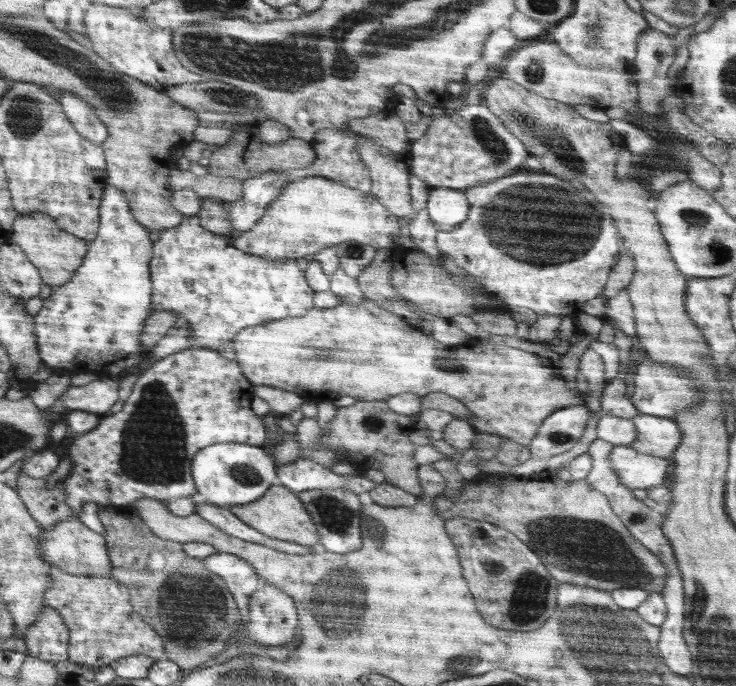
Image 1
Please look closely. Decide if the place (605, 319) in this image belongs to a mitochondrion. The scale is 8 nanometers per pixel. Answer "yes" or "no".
no

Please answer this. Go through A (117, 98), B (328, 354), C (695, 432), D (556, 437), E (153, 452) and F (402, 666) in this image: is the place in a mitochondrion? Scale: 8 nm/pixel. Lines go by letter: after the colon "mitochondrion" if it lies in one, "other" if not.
A: mitochondrion
B: mitochondrion
C: other
D: mitochondrion
E: mitochondrion
F: other

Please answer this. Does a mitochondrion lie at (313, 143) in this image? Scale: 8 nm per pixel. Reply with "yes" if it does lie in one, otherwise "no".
no

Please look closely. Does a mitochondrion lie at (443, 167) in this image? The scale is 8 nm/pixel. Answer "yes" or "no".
no

